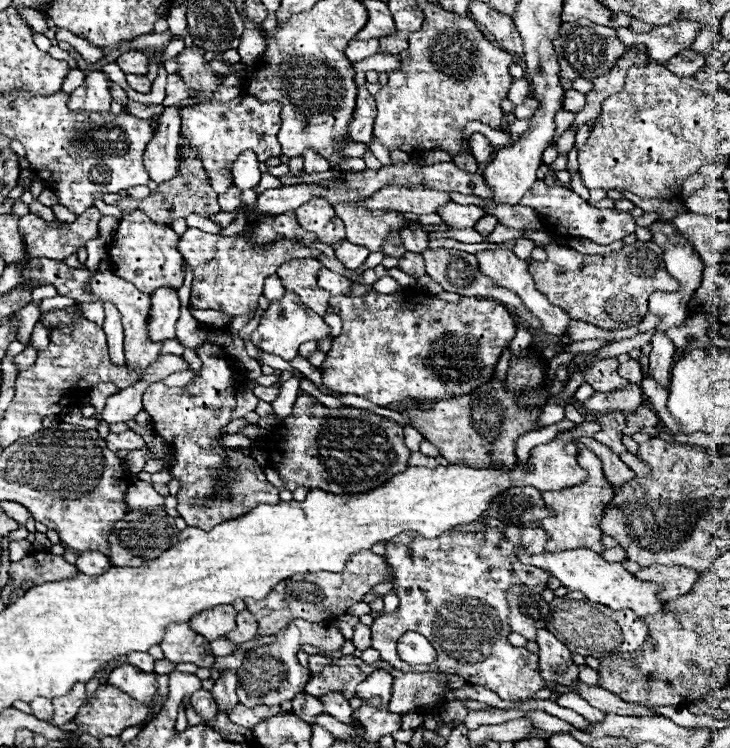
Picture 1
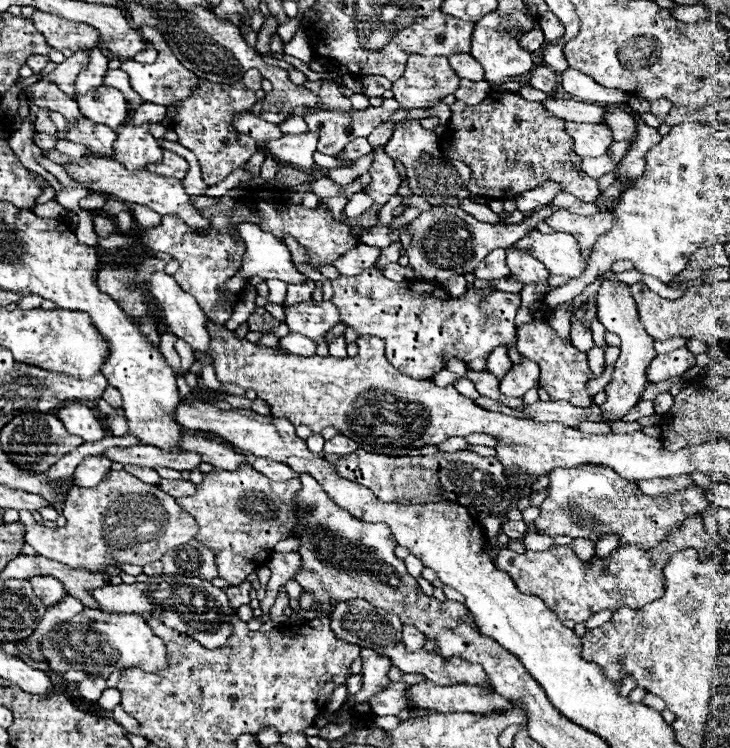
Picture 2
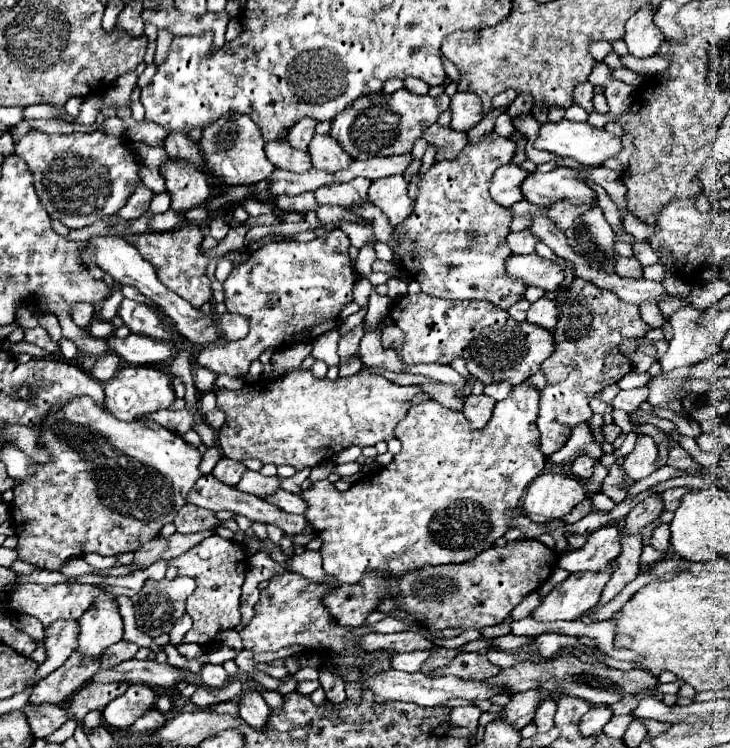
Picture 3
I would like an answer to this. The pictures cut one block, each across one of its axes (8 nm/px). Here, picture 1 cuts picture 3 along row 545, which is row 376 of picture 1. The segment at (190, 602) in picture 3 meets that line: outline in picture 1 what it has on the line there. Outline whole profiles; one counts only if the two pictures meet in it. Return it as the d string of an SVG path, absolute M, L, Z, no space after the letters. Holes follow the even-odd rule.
M206 342L198 346L196 352L202 358L202 370L194 382L184 387L168 388L163 388L161 381L155 382L144 390L142 398L144 410L152 416L156 434L170 446L174 456L174 466L170 466L168 472L180 482L176 510L188 526L210 530L216 524L248 514L258 504L276 504L280 498L278 490L266 480L262 468L248 450L218 444L236 406L234 394L242 380L240 374L236 374L236 366L218 344ZM206 498L212 498L210 506L204 508L196 504Z

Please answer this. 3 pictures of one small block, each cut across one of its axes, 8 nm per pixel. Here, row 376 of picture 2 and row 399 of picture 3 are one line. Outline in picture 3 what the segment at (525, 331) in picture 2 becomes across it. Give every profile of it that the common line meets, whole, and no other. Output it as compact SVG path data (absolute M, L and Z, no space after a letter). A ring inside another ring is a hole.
M574 278L566 292L558 290L556 302L560 302L560 320L554 330L556 350L542 362L548 384L540 392L540 412L536 418L542 434L540 450L546 456L558 452L568 442L572 428L590 422L592 410L588 410L588 402L592 394L616 384L632 370L630 360L618 350L622 340L642 338L650 330L640 318L636 304L626 304L614 292L602 290L582 278Z

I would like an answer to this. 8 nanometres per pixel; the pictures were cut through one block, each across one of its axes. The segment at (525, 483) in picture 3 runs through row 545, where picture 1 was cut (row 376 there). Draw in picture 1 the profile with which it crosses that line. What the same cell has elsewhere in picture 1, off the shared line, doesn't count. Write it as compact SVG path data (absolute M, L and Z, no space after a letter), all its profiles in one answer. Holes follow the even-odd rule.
M368 292L364 296L336 296L330 298L330 306L340 310L340 318L342 318L342 332L338 338L334 338L332 350L326 354L324 364L320 366L322 372L322 382L324 386L340 392L340 394L356 394L362 396L378 406L388 406L392 402L404 400L404 398L416 398L416 400L444 400L444 398L456 398L456 396L464 396L470 394L472 390L476 390L478 386L486 384L488 380L492 380L494 376L494 368L502 356L502 352L510 346L512 338L516 336L516 322L512 320L512 316L508 314L508 310L500 304L500 302L492 302L492 300L480 300L480 298L460 298L458 302L446 302L440 298L426 298L426 296L414 296L408 292L396 292L396 294L380 294L380 292Z

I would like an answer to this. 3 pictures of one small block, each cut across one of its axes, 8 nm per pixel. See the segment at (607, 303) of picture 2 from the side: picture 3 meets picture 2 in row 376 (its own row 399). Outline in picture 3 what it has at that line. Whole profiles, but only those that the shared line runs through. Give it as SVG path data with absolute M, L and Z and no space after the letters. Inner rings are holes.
M640 386L640 388L634 388L634 390L620 390L618 396L610 402L614 408L620 408L624 412L634 412L638 410L638 406L642 402L646 402L648 398L648 388L646 386Z

